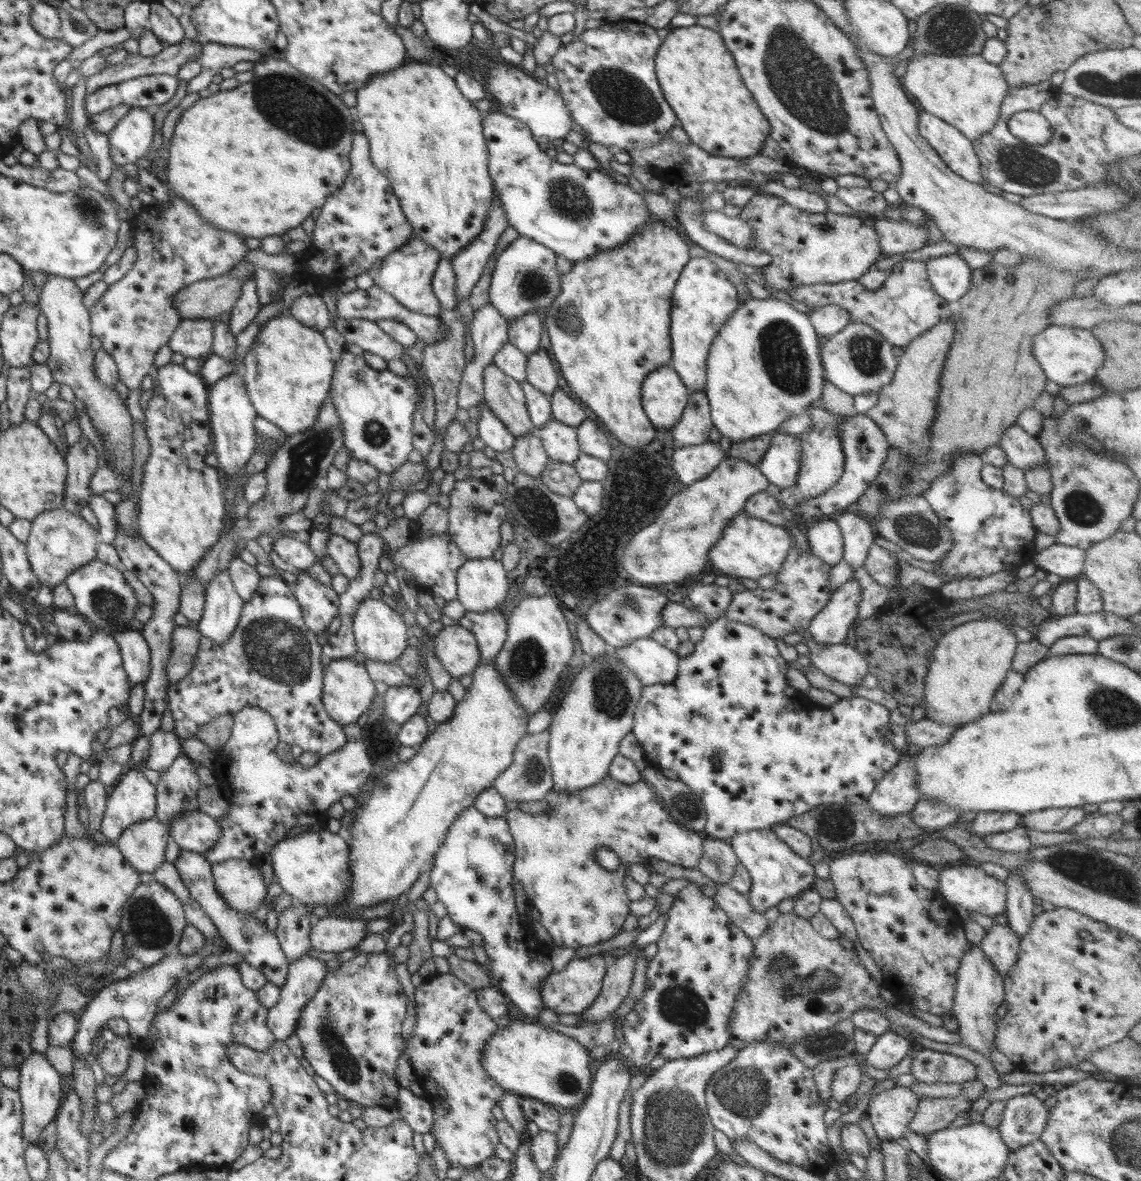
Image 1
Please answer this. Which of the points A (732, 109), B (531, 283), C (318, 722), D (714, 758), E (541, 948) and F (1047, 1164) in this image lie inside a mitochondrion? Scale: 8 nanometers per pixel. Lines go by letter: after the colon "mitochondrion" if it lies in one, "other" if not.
A: other
B: mitochondrion
C: other
D: mitochondrion
E: other
F: other

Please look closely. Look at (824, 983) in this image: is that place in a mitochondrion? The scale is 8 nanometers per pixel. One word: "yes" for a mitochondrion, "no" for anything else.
yes

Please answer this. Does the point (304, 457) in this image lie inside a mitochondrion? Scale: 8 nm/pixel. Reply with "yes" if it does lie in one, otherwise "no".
yes

